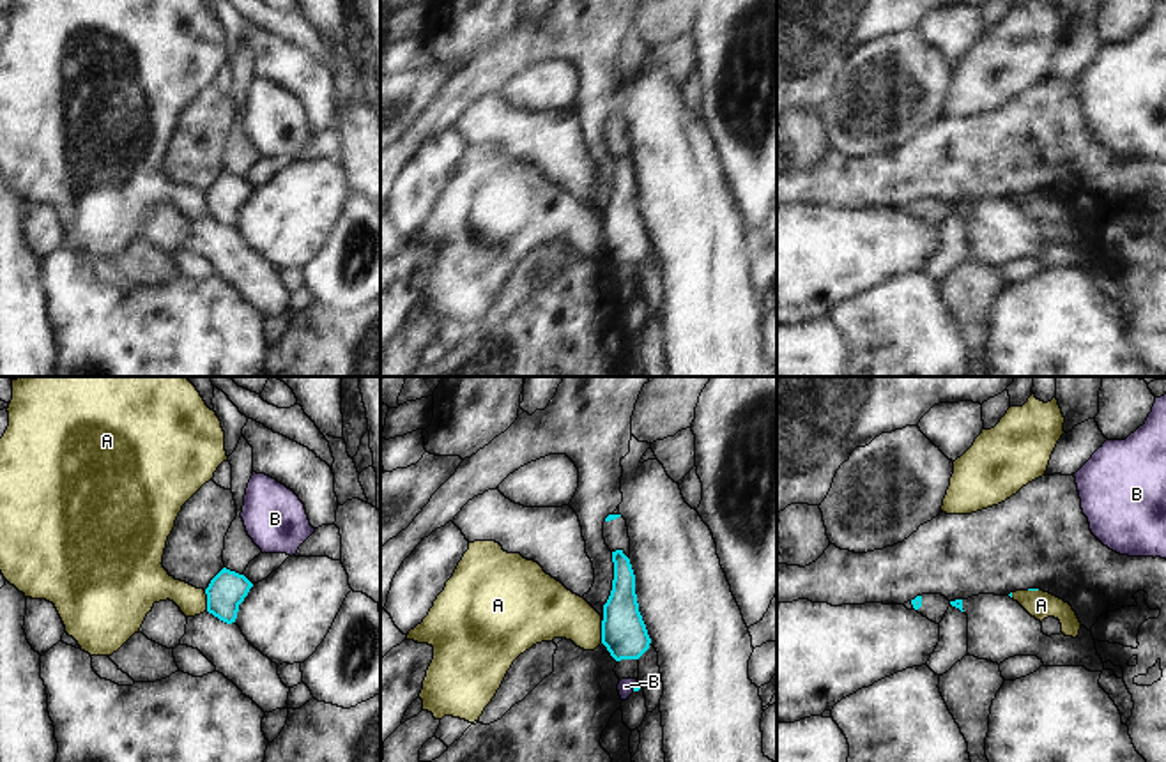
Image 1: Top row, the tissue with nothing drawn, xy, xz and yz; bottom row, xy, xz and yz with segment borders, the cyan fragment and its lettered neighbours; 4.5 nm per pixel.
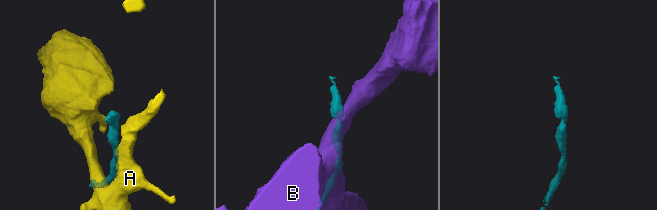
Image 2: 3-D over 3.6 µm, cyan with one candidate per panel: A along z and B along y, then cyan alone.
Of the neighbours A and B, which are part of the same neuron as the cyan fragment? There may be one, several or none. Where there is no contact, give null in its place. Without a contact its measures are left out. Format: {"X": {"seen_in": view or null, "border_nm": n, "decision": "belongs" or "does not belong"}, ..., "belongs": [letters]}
{"A": {"seen_in": "xz", "border_nm": 100, "decision": "does not belong"}, "B": {"seen_in": "xz", "border_nm": 50, "decision": "does not belong"}, "belongs": []}

